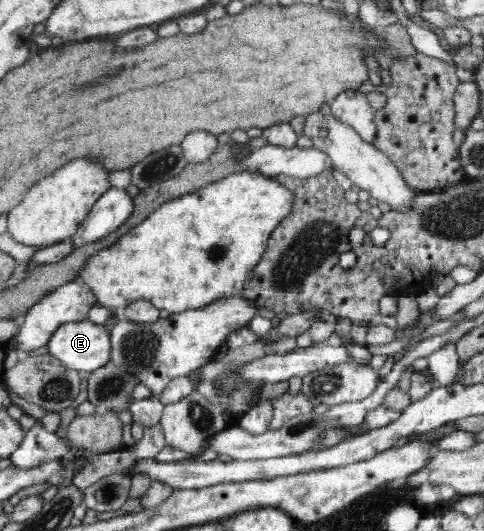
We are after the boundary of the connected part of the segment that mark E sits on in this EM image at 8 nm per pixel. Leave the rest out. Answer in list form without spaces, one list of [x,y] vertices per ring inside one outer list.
[[[88,319],[61,324],[49,337],[48,350],[64,367],[76,371],[94,372],[112,362],[108,329]]]

